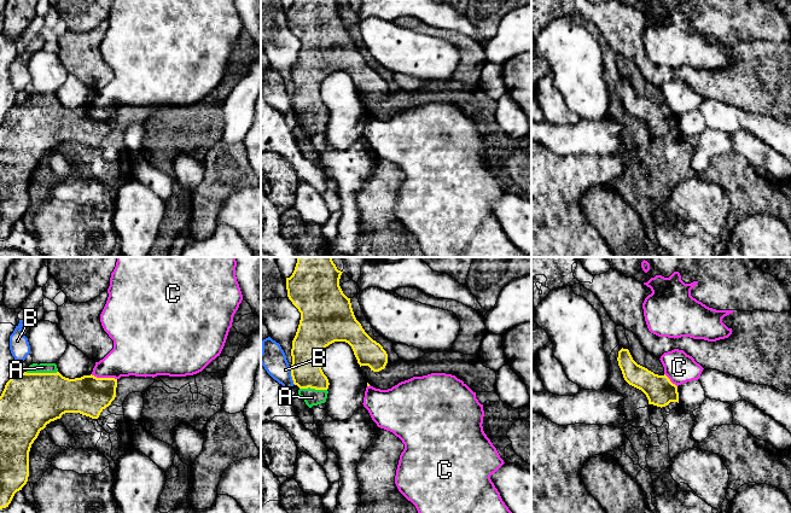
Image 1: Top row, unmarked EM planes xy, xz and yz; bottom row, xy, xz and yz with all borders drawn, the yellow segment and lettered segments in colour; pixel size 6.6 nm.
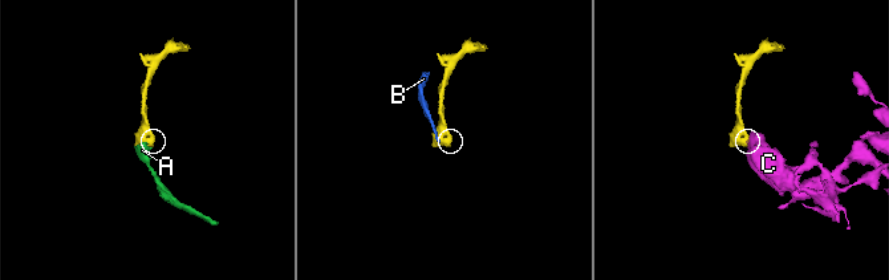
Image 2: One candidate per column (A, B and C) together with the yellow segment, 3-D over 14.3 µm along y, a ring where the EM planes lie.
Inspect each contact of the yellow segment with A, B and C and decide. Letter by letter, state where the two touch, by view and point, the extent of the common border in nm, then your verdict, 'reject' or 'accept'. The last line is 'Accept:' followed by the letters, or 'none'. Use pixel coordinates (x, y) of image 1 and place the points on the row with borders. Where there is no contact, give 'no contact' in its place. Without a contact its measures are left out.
A: meets yellow in xy at (41, 373); contact 220 nm long; accept
B: meets yellow in xz at (291, 375); contact 130 nm long; reject
C: meets yellow in xy at (104, 378); contact 180 nm long; reject
Accept: A

